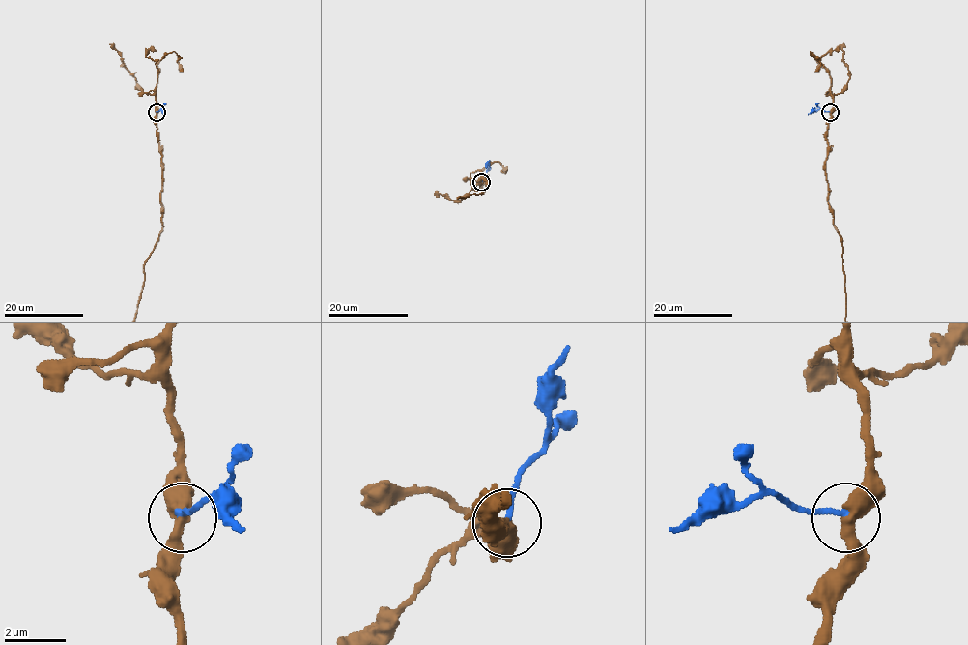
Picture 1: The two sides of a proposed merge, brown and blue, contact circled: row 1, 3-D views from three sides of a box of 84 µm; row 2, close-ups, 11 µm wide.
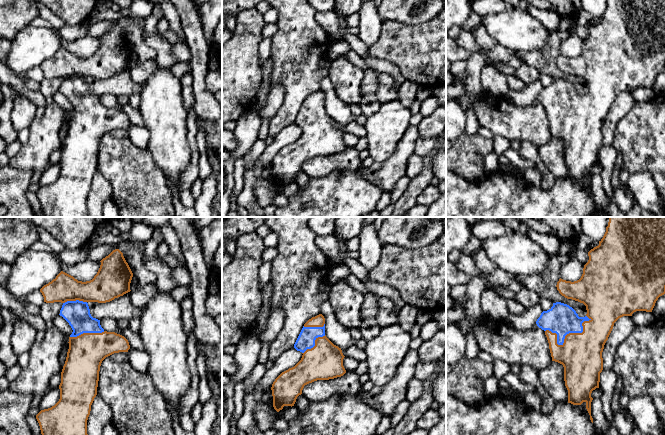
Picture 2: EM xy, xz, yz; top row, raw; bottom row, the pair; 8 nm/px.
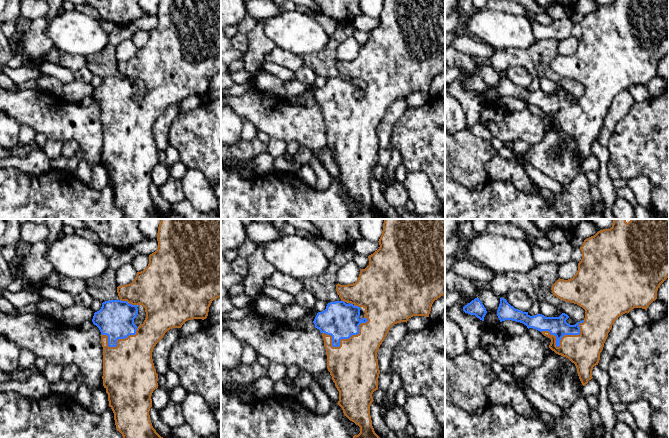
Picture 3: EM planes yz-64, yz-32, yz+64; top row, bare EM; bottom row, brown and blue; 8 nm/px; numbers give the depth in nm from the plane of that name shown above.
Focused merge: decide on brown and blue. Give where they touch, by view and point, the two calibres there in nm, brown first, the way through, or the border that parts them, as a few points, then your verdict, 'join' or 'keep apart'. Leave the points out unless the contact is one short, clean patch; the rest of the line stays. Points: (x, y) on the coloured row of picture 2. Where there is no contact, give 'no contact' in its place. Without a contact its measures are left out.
meets brown in yz at (566, 335); 340 nm thick on the brown side, 240 nm on the other; join

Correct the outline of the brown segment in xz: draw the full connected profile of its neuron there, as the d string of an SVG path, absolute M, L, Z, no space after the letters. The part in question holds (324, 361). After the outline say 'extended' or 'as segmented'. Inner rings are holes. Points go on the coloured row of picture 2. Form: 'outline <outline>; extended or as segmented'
outline M322 314L309 319L303 326L294 348L303 355L292 368L282 372L273 382L273 407L279 412L284 406L294 406L305 385L317 380L329 380L346 373L341 348L325 335Z; extended

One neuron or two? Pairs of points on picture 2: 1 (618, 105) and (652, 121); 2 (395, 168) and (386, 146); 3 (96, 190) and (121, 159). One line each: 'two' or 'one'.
1: two
2: two
3: two

